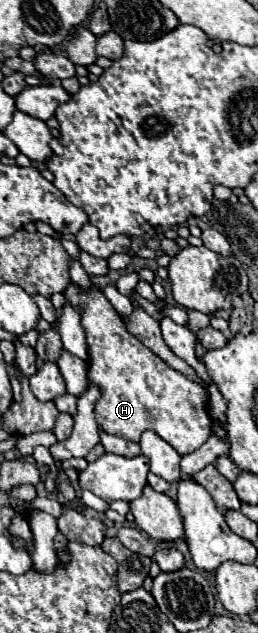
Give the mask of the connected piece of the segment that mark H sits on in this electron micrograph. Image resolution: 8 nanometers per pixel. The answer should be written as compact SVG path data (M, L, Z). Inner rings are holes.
M70 284L64 296L82 314L88 342L88 382L100 388L100 398L94 406L100 428L134 442L138 442L142 432L150 428L182 456L198 450L212 434L206 388L184 378L180 372L170 370L134 334L130 334L124 318L112 308L100 290L84 292ZM146 410L150 410L150 416L146 416Z

